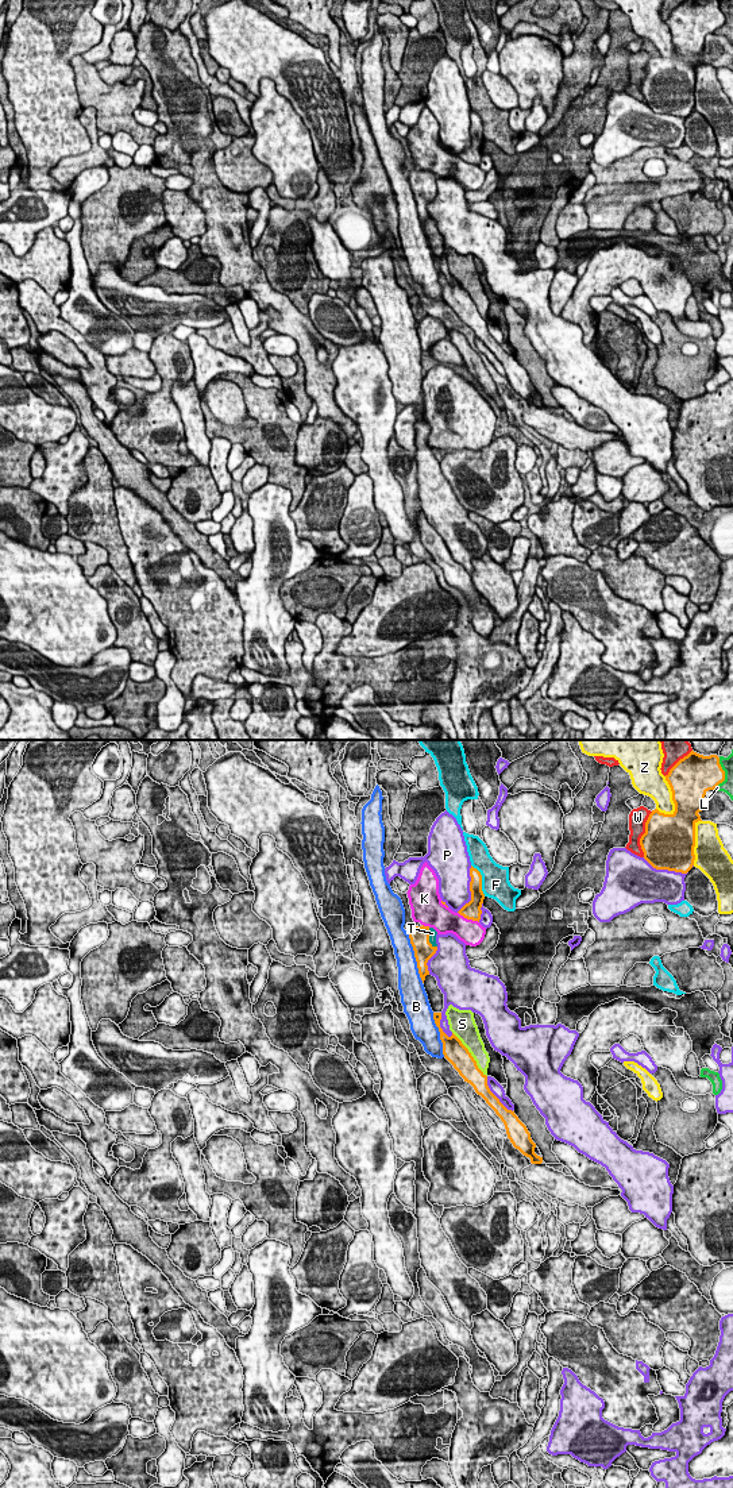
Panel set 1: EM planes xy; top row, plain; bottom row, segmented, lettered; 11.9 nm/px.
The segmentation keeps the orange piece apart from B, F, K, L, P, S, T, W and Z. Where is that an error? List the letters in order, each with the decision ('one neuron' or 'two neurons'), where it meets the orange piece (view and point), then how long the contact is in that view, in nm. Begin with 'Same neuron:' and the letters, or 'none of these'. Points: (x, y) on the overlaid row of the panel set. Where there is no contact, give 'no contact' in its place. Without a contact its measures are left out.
Same neuron: T
B: two neurons | xy (415, 956) | 600 nm
F: two neurons | xy (481, 881) | 420 nm
K: two neurons | xy (469, 918) | 280 nm
L: two neurons | xy (724, 774) | 380 nm
P: two neurons | xy (470, 890) | 600 nm
S: two neurons | xy (470, 1055) | 700 nm
T: one neuron | xy (428, 939) | 260 nm
W: two neurons | xy (643, 835) | 550 nm
Z: two neurons | xy (672, 795) | 480 nm

